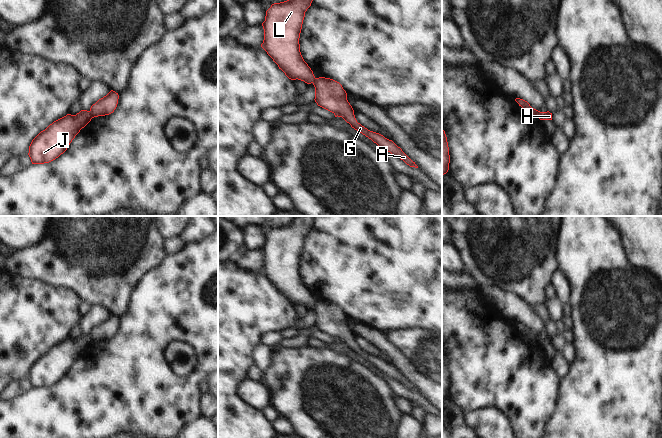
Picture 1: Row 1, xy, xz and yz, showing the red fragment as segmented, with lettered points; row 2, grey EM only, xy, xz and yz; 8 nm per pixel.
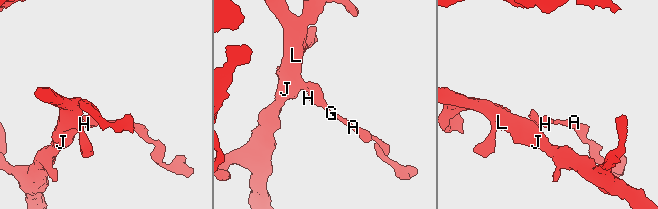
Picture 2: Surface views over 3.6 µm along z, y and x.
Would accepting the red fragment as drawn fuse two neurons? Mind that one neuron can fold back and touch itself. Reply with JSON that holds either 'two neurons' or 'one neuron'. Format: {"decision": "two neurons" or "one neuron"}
{"decision": "two neurons"}

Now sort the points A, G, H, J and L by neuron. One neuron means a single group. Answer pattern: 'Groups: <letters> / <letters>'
Groups: A G H / J L.

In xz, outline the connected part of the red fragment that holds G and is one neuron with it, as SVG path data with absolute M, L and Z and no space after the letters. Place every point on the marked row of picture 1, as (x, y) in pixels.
M319 77L315 78L313 85L315 87L314 100L318 106L332 112L335 117L342 117L352 128L371 139L379 147L403 160L410 167L418 168L415 162L392 140L385 138L379 133L368 130L357 122L354 110L347 100L347 93L339 82L330 78Z

